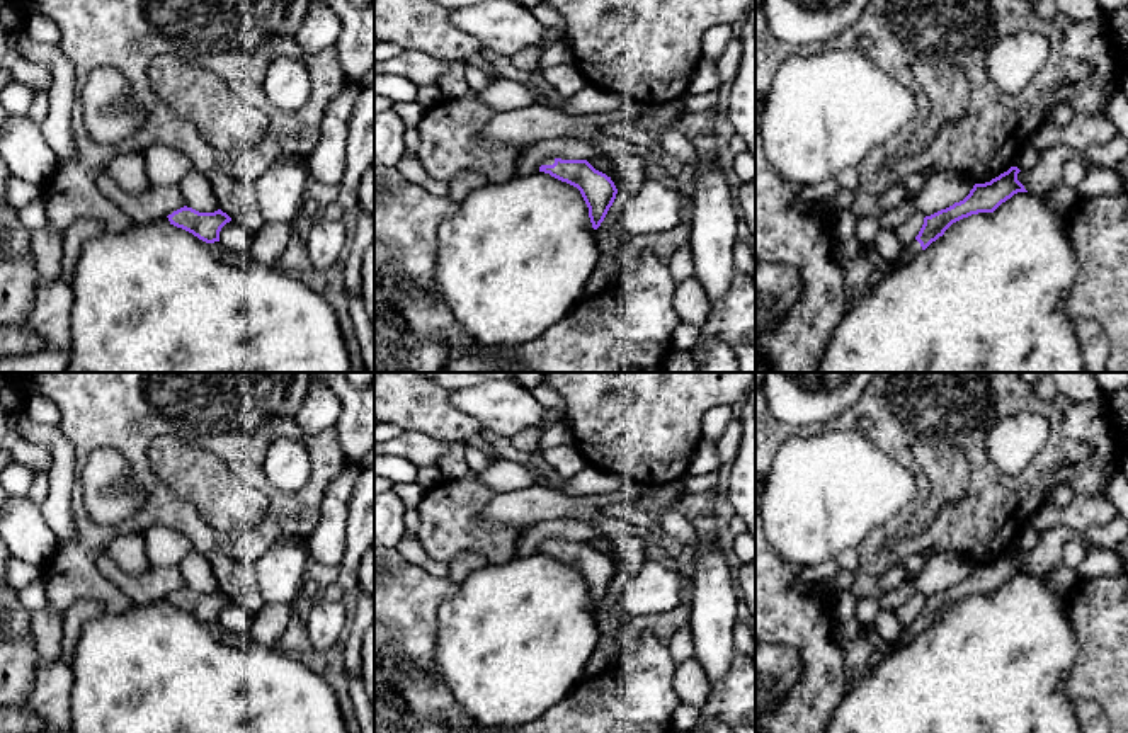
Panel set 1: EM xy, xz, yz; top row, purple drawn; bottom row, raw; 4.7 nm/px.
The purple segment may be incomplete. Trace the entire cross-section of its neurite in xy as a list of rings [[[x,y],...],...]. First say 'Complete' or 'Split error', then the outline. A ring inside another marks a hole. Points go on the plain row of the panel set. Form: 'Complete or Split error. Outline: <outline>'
Complete. Outline: [[[180,588],[167,597],[170,605],[182,609],[206,624],[219,622],[221,609],[231,602],[231,599],[221,590],[214,594],[199,594],[192,588]]]

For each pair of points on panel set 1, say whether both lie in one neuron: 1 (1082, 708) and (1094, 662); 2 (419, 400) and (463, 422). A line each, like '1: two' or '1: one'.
1: two
2: one

